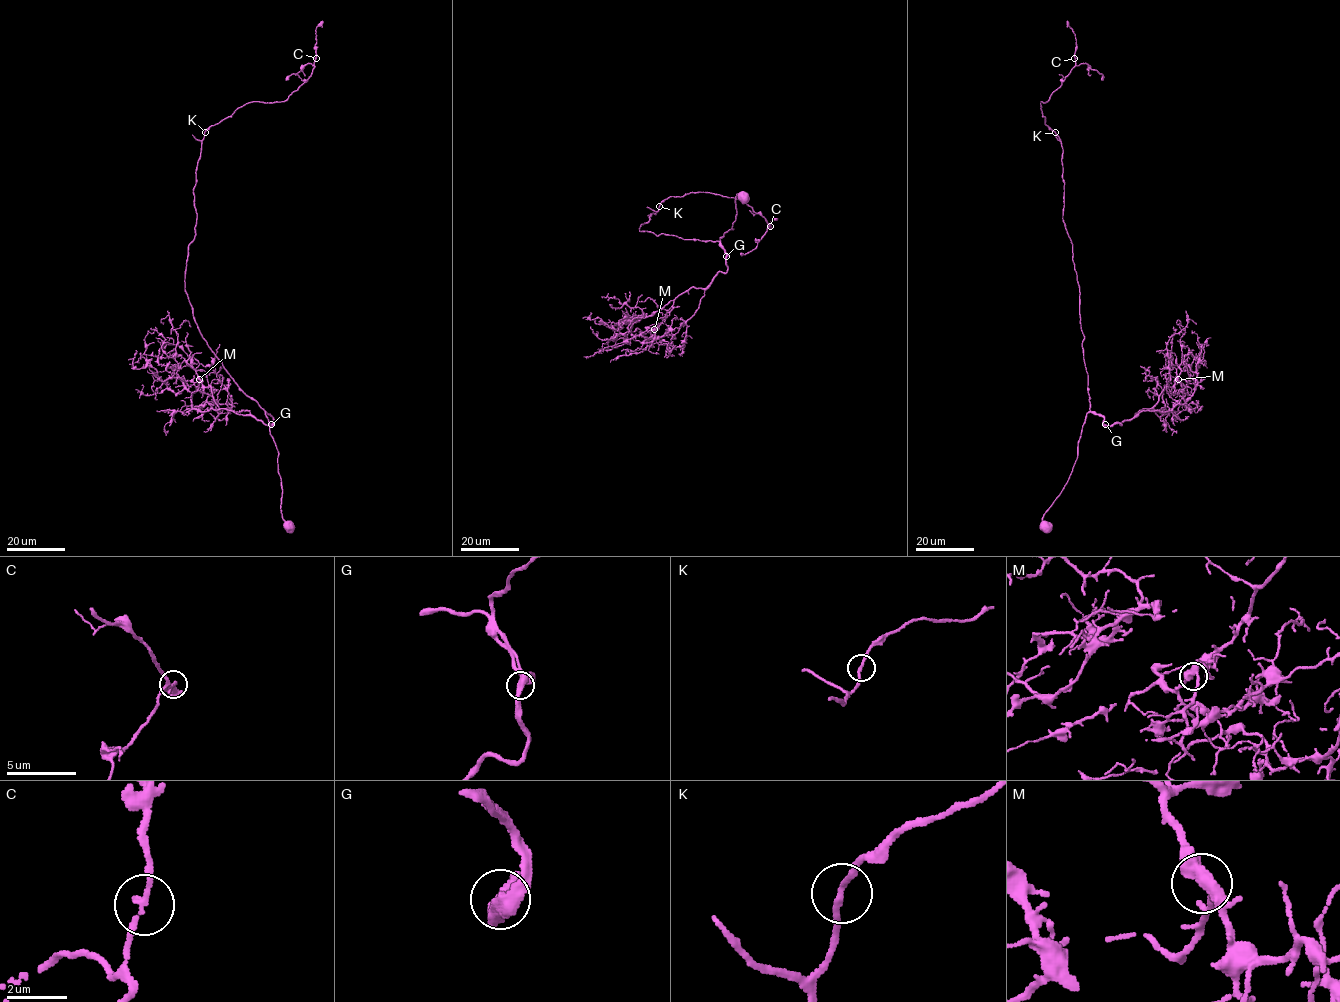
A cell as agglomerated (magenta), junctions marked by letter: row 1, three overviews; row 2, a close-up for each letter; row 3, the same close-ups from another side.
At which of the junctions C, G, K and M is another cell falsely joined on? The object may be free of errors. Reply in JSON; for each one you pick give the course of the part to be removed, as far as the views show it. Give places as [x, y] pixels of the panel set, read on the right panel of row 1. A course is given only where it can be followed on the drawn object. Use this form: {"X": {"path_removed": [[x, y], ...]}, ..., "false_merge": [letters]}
{"false_merge": []}

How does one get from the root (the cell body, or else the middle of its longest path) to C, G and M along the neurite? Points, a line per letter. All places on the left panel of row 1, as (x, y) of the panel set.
C: (288, 525), (265, 411), (203, 338), (185, 271), (204, 132), (247, 103), (284, 101), (307, 79), (315, 58)
G: (288, 525), (281, 512), (282, 486), (278, 473), (278, 450), (270, 433), (266, 412), (273, 418), (271, 424)
M: (288, 525), (281, 512), (278, 450), (265, 412), (273, 418), (271, 426), (219, 408), (212, 388), (199, 379)

